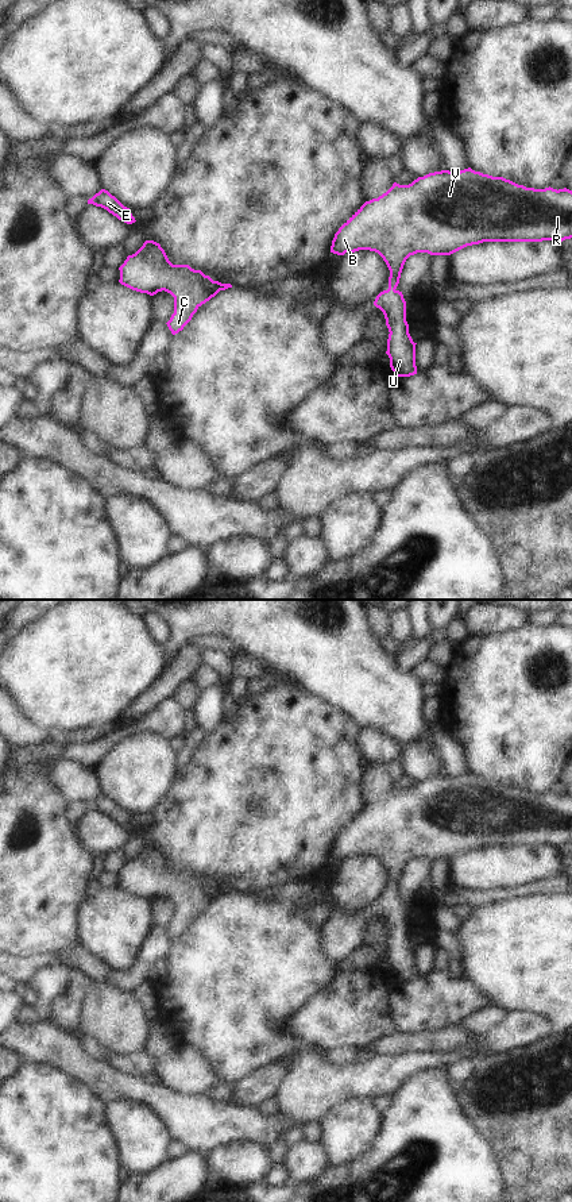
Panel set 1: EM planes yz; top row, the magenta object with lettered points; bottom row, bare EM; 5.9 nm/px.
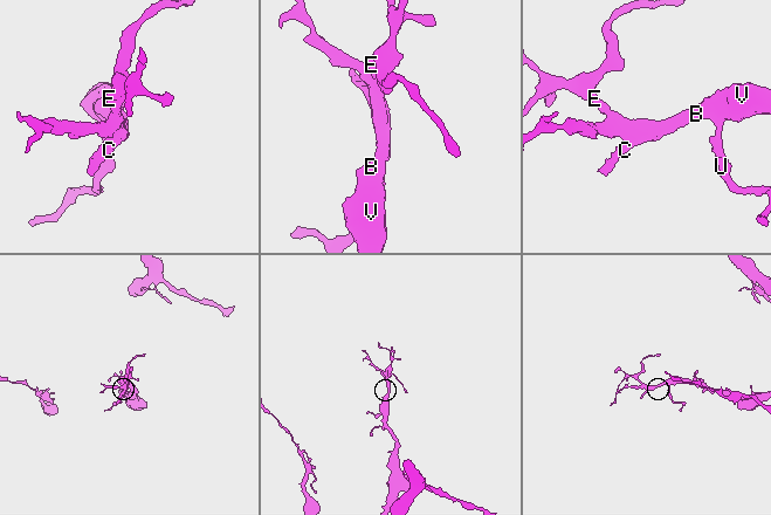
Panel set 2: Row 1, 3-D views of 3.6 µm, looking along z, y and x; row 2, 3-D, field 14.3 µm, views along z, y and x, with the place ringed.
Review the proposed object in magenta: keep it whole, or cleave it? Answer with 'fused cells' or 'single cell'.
single cell

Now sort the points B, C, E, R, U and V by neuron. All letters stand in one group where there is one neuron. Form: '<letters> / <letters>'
B C E R U V

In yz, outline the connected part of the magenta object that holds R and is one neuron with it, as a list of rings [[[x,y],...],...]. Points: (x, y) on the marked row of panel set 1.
[[[471,167],[460,172],[441,170],[418,177],[409,185],[397,182],[379,196],[366,201],[335,234],[331,253],[344,255],[359,250],[378,253],[386,262],[390,277],[389,289],[380,292],[374,305],[379,308],[389,328],[387,351],[390,367],[395,377],[410,377],[417,374],[416,344],[409,334],[406,321],[406,301],[402,292],[397,289],[406,259],[417,253],[430,255],[451,255],[467,246],[483,242],[563,242],[572,238],[572,190],[564,189],[534,189],[518,185],[503,177],[492,177],[475,172]]]

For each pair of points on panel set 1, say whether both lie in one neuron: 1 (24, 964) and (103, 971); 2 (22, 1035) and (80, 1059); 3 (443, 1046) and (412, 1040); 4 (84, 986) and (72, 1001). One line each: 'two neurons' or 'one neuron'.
1: one neuron
2: one neuron
3: one neuron
4: one neuron

